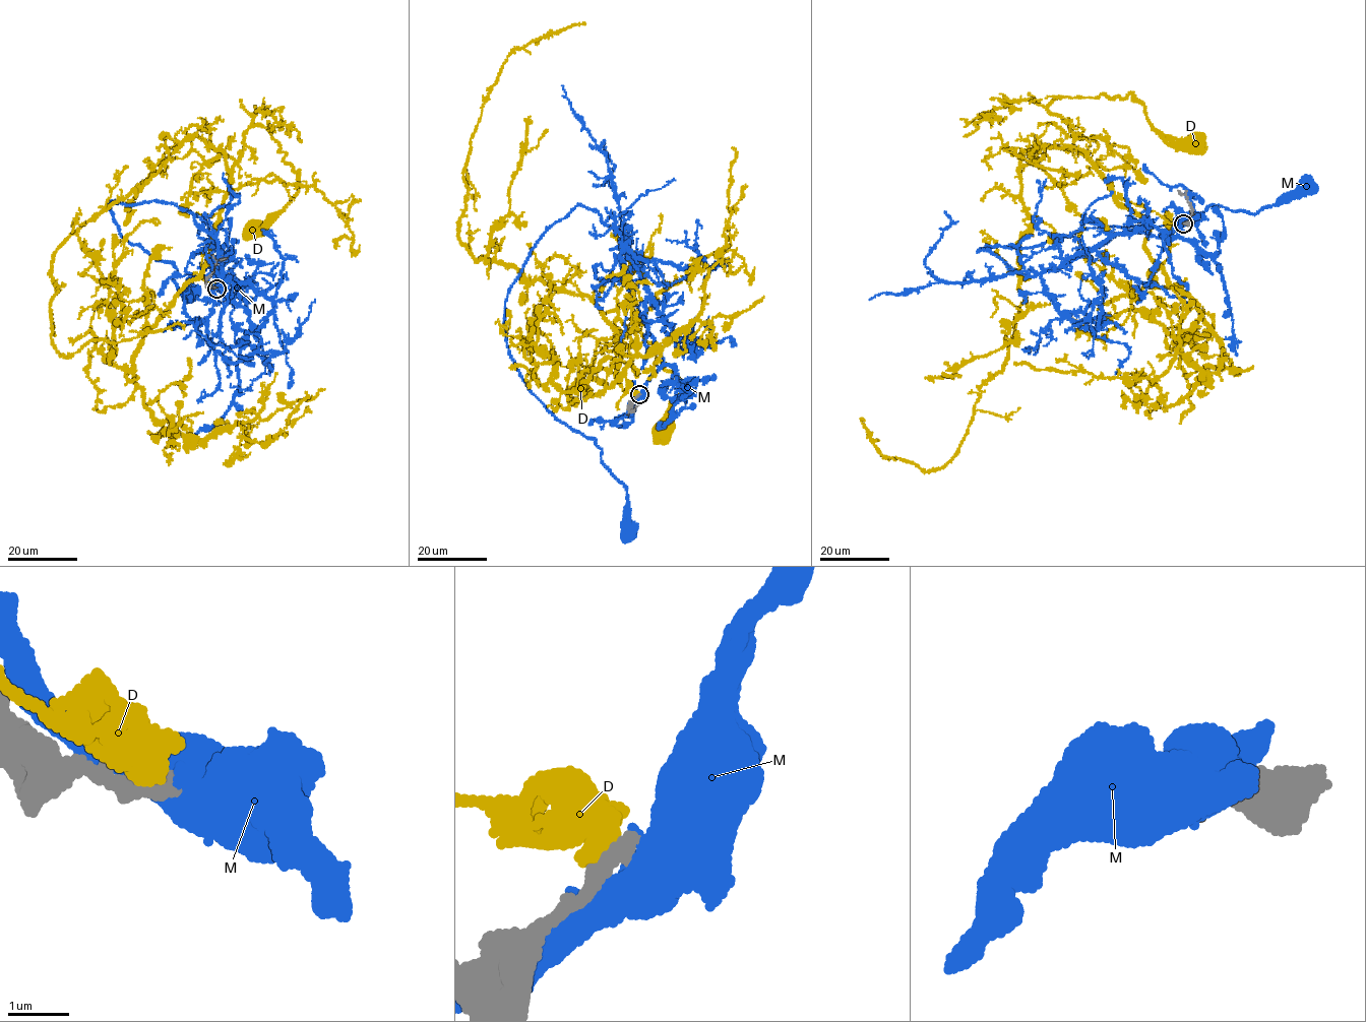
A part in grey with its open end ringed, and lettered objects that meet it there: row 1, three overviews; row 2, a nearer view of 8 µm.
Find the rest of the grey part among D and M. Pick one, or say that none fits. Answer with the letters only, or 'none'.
none

